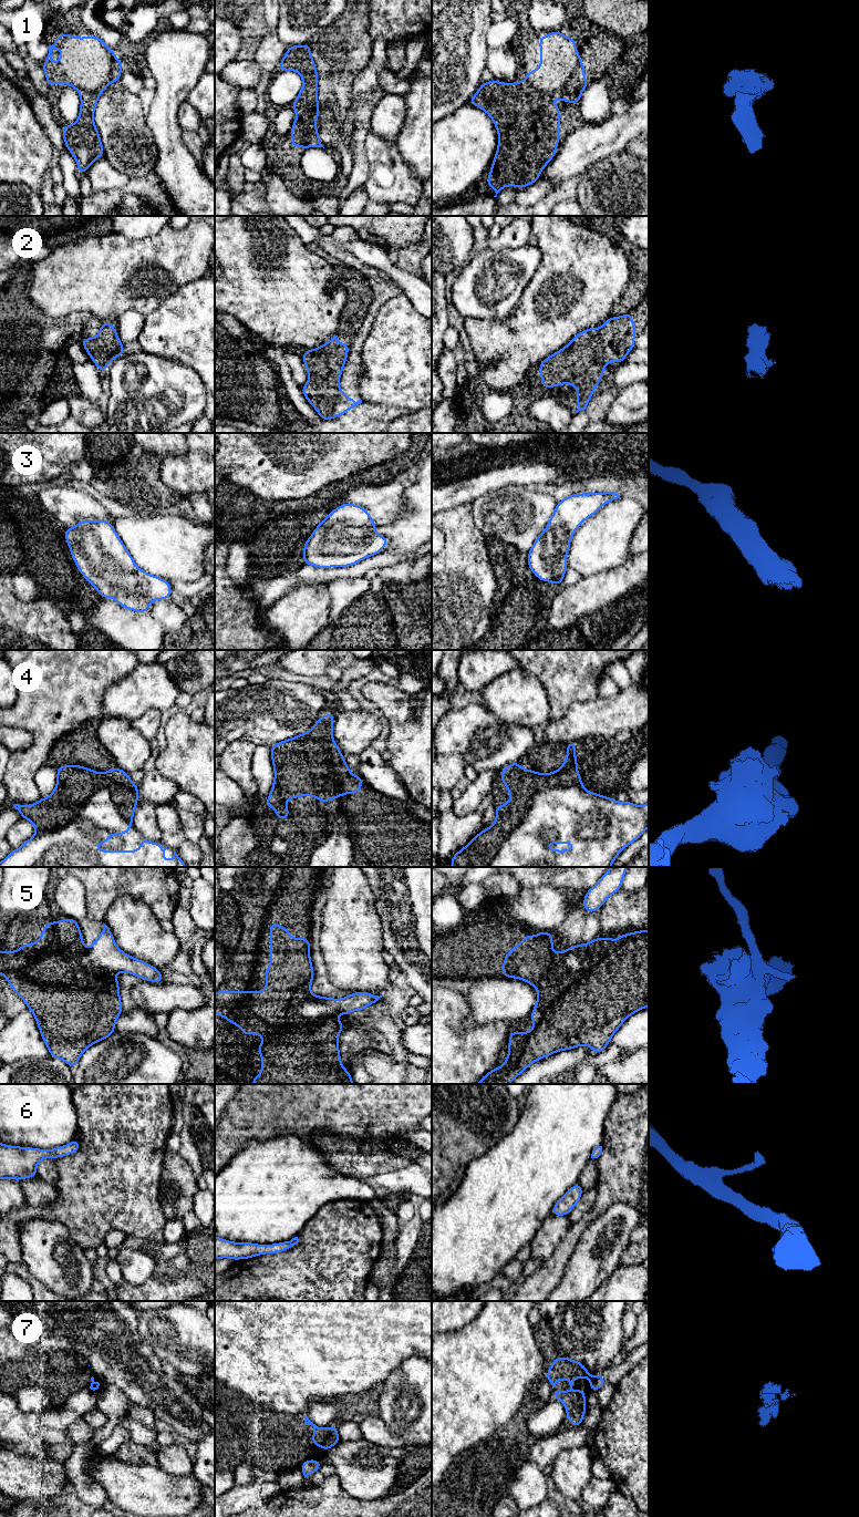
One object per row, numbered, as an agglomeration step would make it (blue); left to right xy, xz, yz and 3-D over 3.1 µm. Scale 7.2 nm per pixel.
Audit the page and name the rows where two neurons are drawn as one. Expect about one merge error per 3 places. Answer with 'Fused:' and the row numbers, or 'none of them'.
Fused: 4, 5, 7

